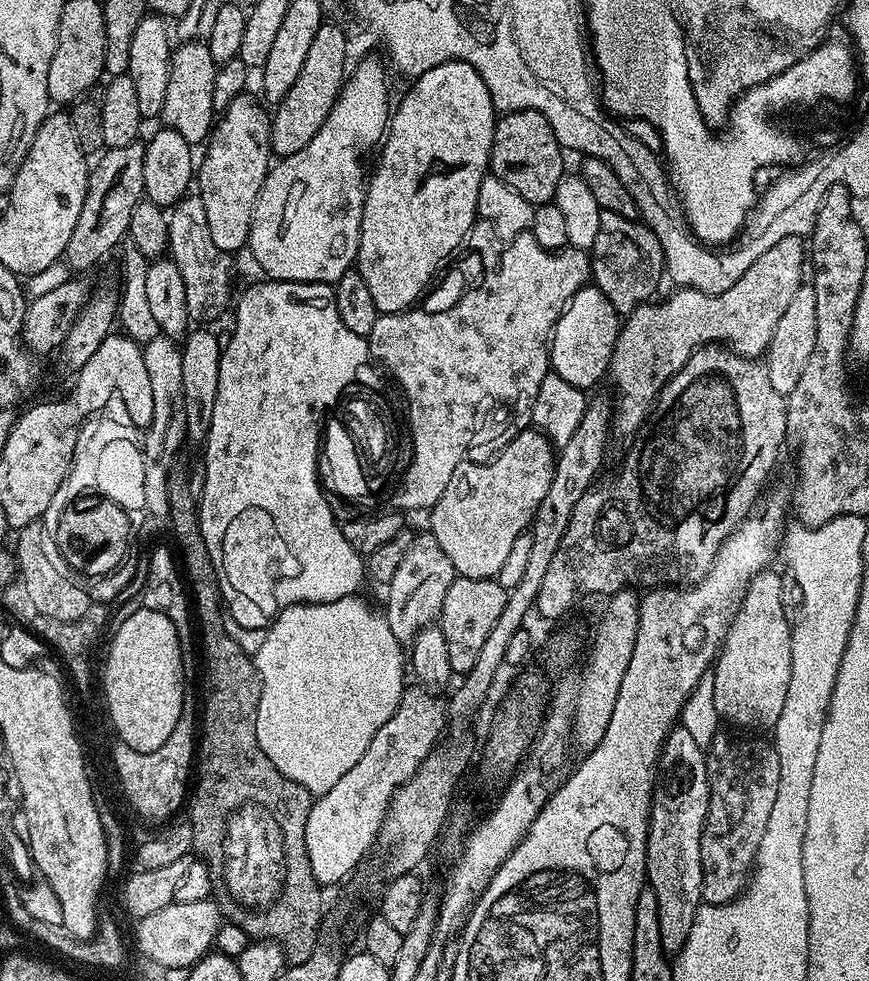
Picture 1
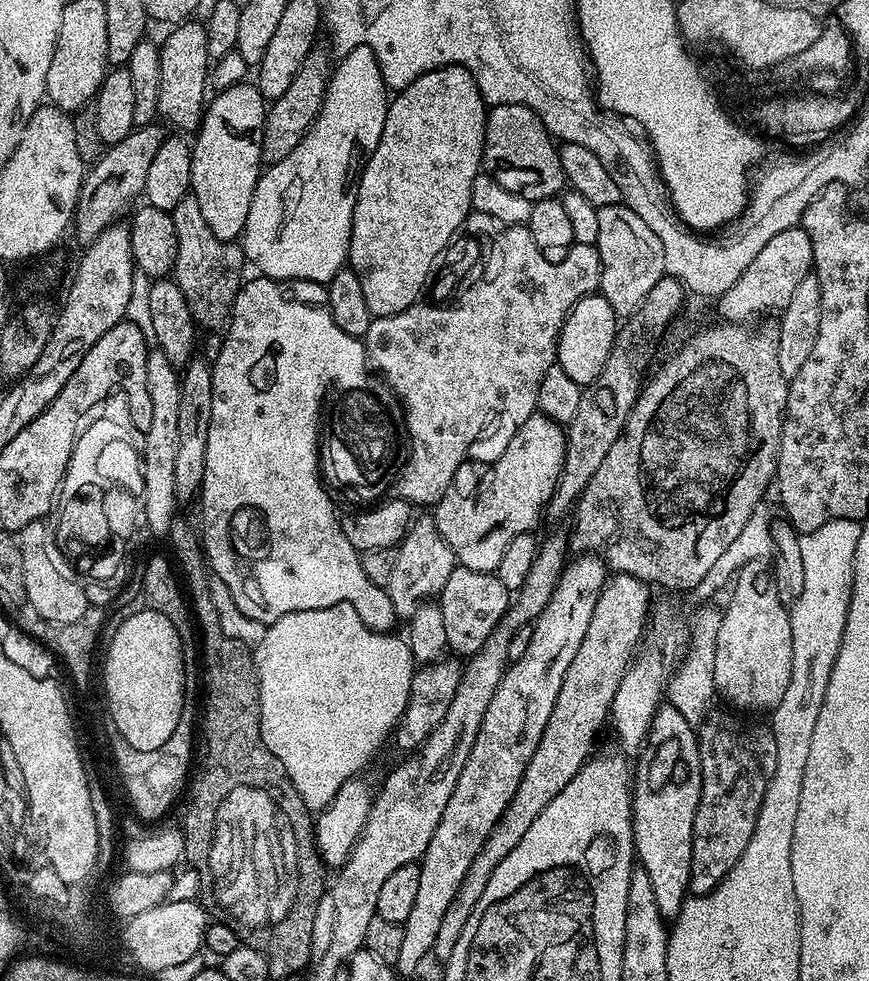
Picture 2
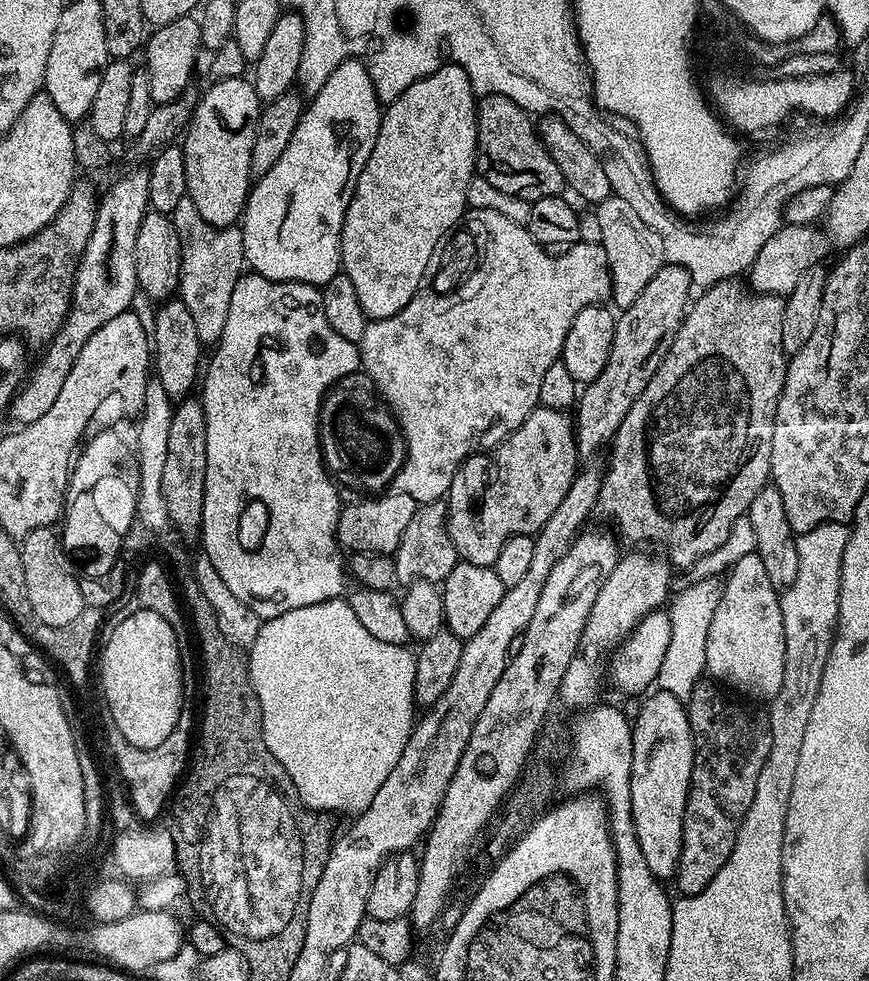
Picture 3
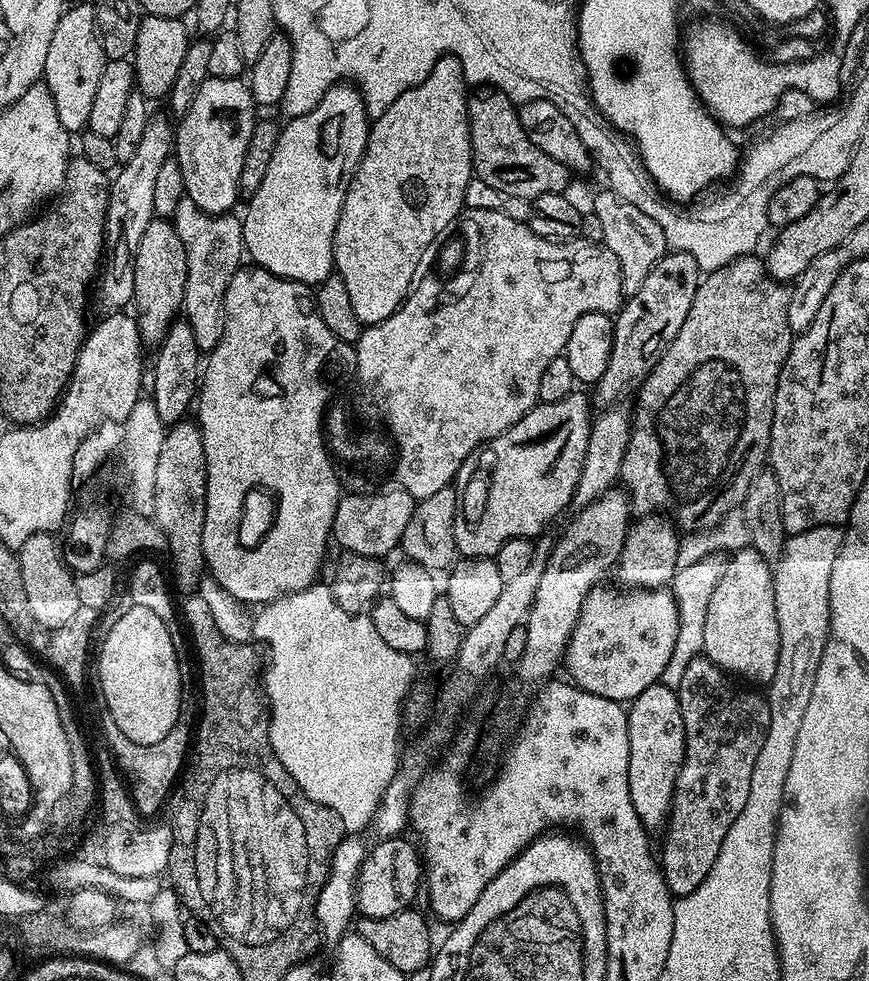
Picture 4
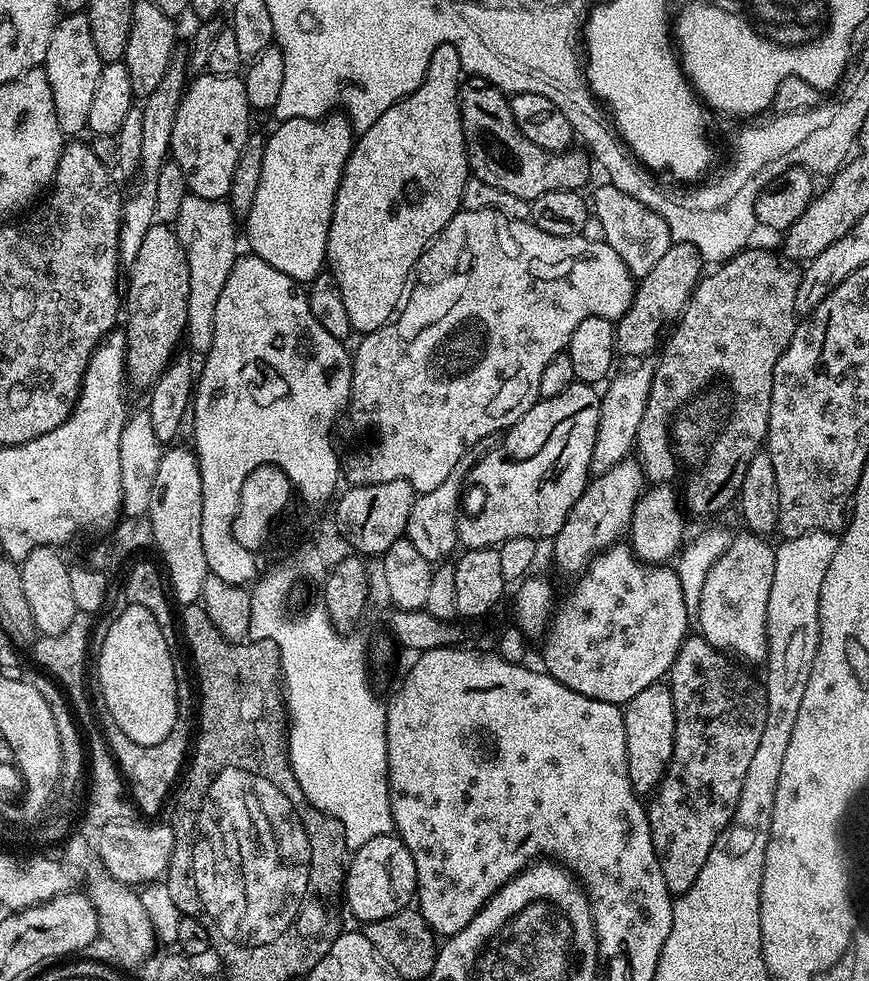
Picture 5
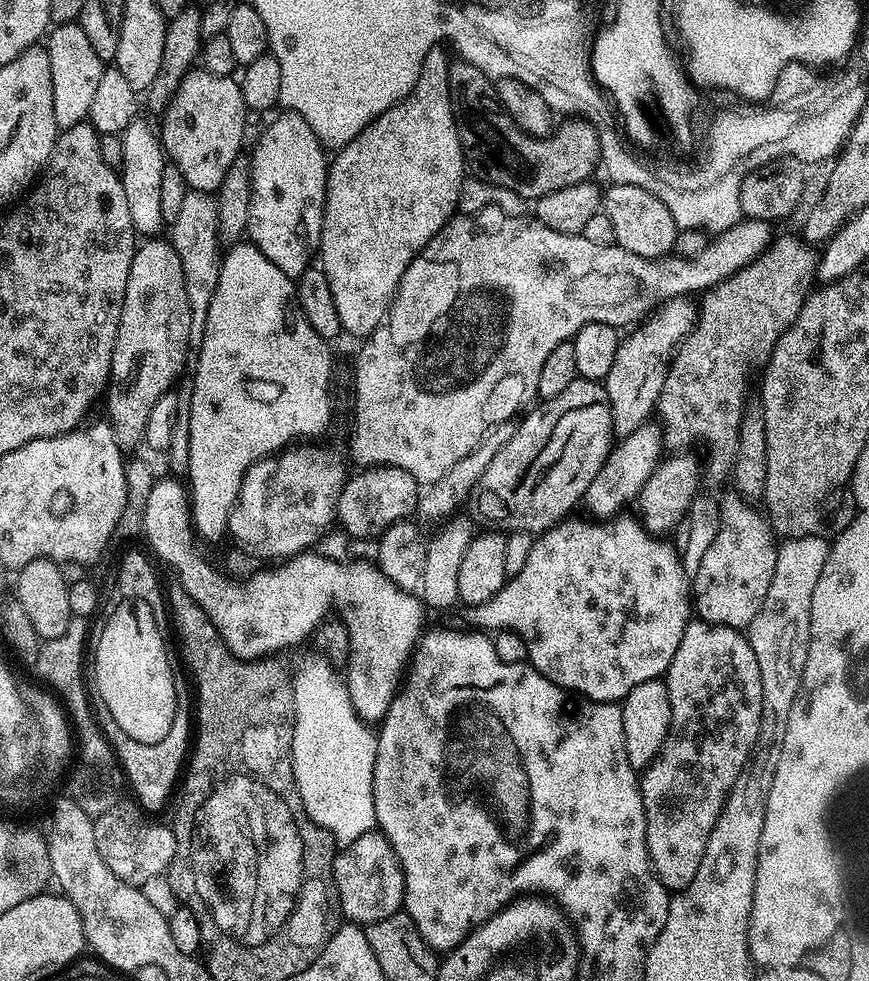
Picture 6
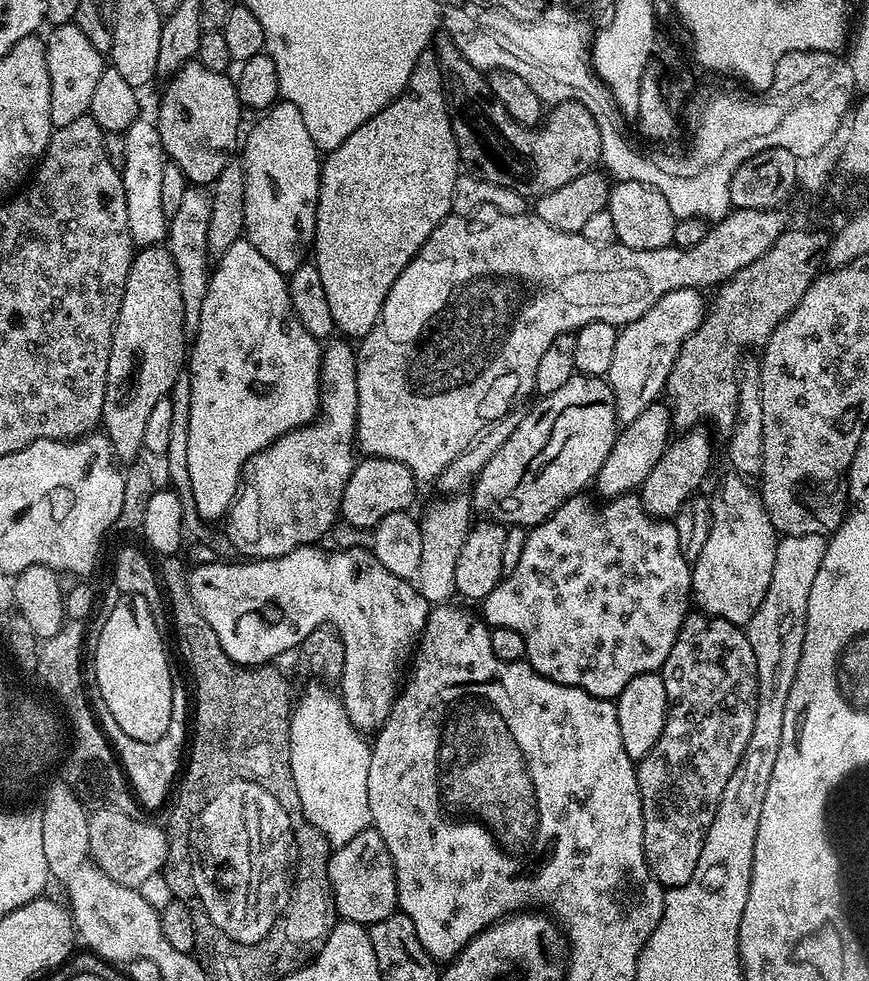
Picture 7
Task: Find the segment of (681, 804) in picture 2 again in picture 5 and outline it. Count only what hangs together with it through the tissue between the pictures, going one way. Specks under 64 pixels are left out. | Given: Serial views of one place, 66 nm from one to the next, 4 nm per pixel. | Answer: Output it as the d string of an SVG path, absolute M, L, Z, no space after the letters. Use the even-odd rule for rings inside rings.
M664 682L646 686L646 690L634 694L634 698L623 705L622 711L626 726L626 766L632 788L638 794L651 794L664 777L674 750L676 715L672 689Z

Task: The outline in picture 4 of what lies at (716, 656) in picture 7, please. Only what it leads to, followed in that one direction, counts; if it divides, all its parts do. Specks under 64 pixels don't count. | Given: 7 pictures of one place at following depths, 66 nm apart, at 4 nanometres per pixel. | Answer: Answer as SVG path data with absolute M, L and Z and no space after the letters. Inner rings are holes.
M701 654L694 658L694 662L690 662L690 666L686 666L686 674L682 674L682 682L676 689L686 746L684 761L674 786L672 808L668 811L666 827L662 832L664 849L658 852L664 881L668 891L676 898L694 894L694 890L702 886L706 874L710 874L718 858L718 850L722 850L722 838L726 838L726 830L734 826L734 818L742 814L742 806L746 806L746 798L750 798L750 774L754 774L754 762L758 758L758 750L762 750L762 742L770 726L770 706L761 693L759 696L739 686L744 687Z

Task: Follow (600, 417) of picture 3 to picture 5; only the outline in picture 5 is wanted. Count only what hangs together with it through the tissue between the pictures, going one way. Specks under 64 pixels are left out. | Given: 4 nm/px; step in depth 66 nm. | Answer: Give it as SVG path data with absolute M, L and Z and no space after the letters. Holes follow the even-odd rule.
M678 240L672 243L670 250L666 250L666 254L662 254L662 259L654 265L654 270L650 270L650 274L643 276L637 283L636 293L626 314L615 321L616 350L621 357L644 358L647 352L657 351L666 333L683 316L684 308L700 283L705 268L706 261L694 246L690 246L690 242Z

